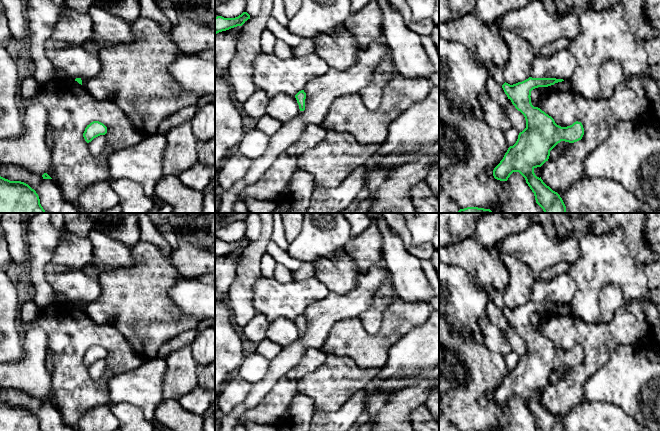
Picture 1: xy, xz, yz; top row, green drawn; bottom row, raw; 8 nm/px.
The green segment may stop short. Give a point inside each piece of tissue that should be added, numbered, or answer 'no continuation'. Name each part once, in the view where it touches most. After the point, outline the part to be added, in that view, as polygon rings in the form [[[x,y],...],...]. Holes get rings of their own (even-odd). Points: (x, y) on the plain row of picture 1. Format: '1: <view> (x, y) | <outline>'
no continuation

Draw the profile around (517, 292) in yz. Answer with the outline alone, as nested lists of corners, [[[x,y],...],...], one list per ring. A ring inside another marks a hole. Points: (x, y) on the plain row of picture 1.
[[[495,245],[499,259],[509,272],[509,283],[504,290],[505,306],[513,309],[530,301],[530,291],[536,276],[530,268],[515,256],[504,253]]]

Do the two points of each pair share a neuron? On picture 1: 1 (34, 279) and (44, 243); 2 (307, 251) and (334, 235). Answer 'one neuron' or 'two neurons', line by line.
1: one neuron
2: one neuron

